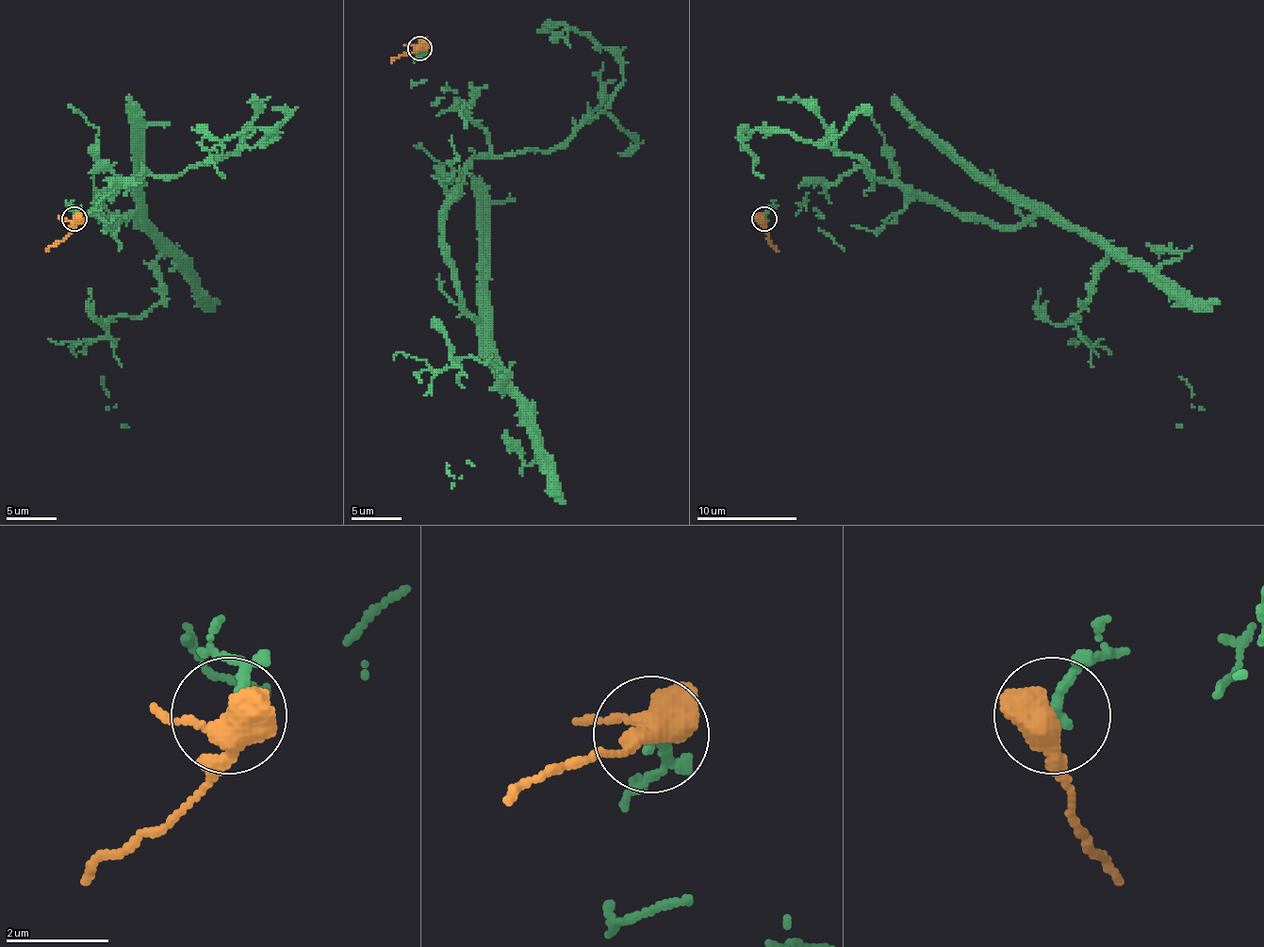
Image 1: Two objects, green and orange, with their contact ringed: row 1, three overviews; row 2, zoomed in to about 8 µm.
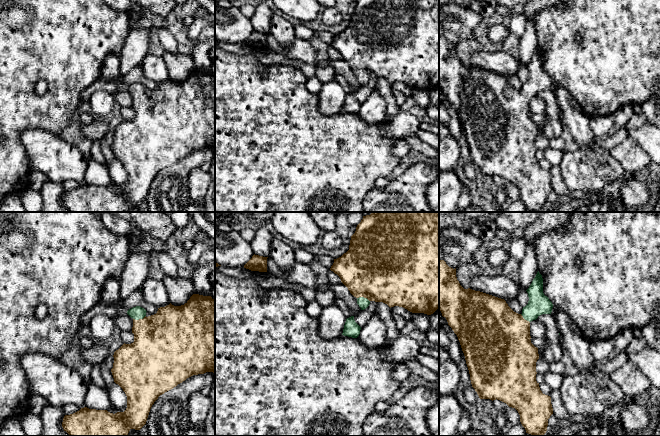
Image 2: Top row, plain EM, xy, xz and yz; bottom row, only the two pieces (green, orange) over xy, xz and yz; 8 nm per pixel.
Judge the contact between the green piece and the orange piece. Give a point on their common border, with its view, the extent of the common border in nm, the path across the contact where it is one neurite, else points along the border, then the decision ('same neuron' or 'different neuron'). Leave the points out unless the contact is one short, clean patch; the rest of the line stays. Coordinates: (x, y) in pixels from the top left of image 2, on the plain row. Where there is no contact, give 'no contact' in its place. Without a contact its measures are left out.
contact xy (139, 94); length 110 nm; way xy (137, 88), (139, 94), (161, 116); same neuron

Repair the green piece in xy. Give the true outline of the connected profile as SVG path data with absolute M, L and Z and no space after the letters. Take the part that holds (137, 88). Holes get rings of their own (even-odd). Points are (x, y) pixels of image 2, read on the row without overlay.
M193 70L184 81L174 82L170 79L158 84L156 90L148 93L146 88L140 82L127 87L133 95L134 118L124 119L113 131L111 148L114 158L127 172L126 186L113 190L107 186L84 183L73 190L65 191L62 203L70 212L127 212L131 205L140 206L146 200L150 185L160 171L193 151L215 148L215 76L211 72Z

